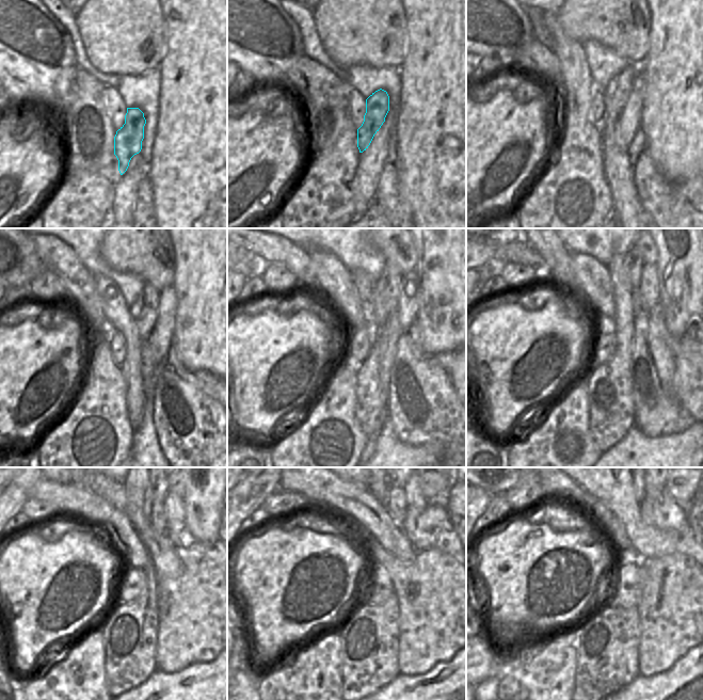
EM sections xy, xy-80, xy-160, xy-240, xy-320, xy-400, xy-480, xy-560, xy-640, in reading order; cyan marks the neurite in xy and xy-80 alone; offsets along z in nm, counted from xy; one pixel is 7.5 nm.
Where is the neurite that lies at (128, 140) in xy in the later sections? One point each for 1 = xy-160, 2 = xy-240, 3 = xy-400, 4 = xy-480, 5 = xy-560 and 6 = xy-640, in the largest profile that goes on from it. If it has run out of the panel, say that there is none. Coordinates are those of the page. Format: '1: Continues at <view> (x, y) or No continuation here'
1: Continues at xy-160 (618, 90)
2: Continues at xy-240 (144, 311)
3: Continues at xy-400 (625, 270)
4: Continues at xy-480 (142, 489)
5: Continues at xy-560 (380, 489)
6: No continuation here.

